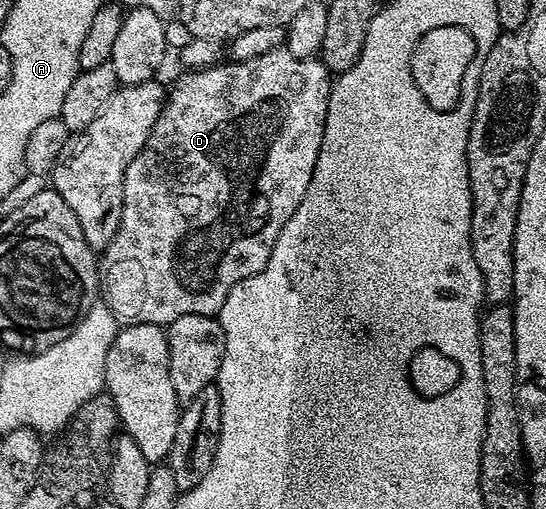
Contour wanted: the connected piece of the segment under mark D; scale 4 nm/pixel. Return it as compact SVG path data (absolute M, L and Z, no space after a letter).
M281 47L254 59L221 63L211 69L197 69L183 75L185 77L178 78L176 86L167 94L158 123L154 123L142 151L138 151L130 167L126 167L122 223L98 261L98 285L102 290L103 303L121 322L133 325L167 327L174 319L182 319L182 315L216 317L222 303L226 303L226 295L230 295L230 287L266 267L270 251L274 251L274 243L278 243L278 231L282 231L282 227L286 227L286 219L298 211L298 203L302 203L302 195L306 195L306 187L310 187L310 175L314 175L314 163L318 163L318 151L326 131L326 111L334 77L323 61L316 57L298 59L298 55L290 55L288 48Z

